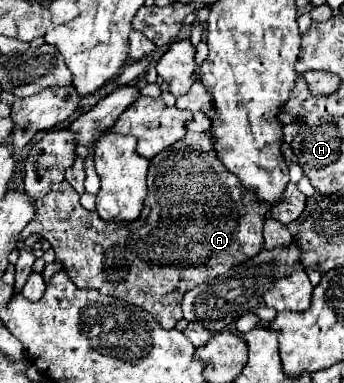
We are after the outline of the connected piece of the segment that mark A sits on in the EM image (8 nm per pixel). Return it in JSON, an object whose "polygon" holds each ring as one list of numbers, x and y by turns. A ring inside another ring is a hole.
{"polygon":[[186,132,182,140,150,160,148,196,142,216,132,224,102,222,96,212,82,208,80,196,76,196,66,180,52,184,50,192,36,200,36,206,36,216,20,232,20,240,26,240,30,234,42,234,78,288,94,288,106,296,134,304,152,314,164,328,174,328,180,320,180,304,188,290,222,276,262,250,262,228,268,212,268,208,260,204,252,192,240,188,236,176,220,164,210,136,198,132]]}

